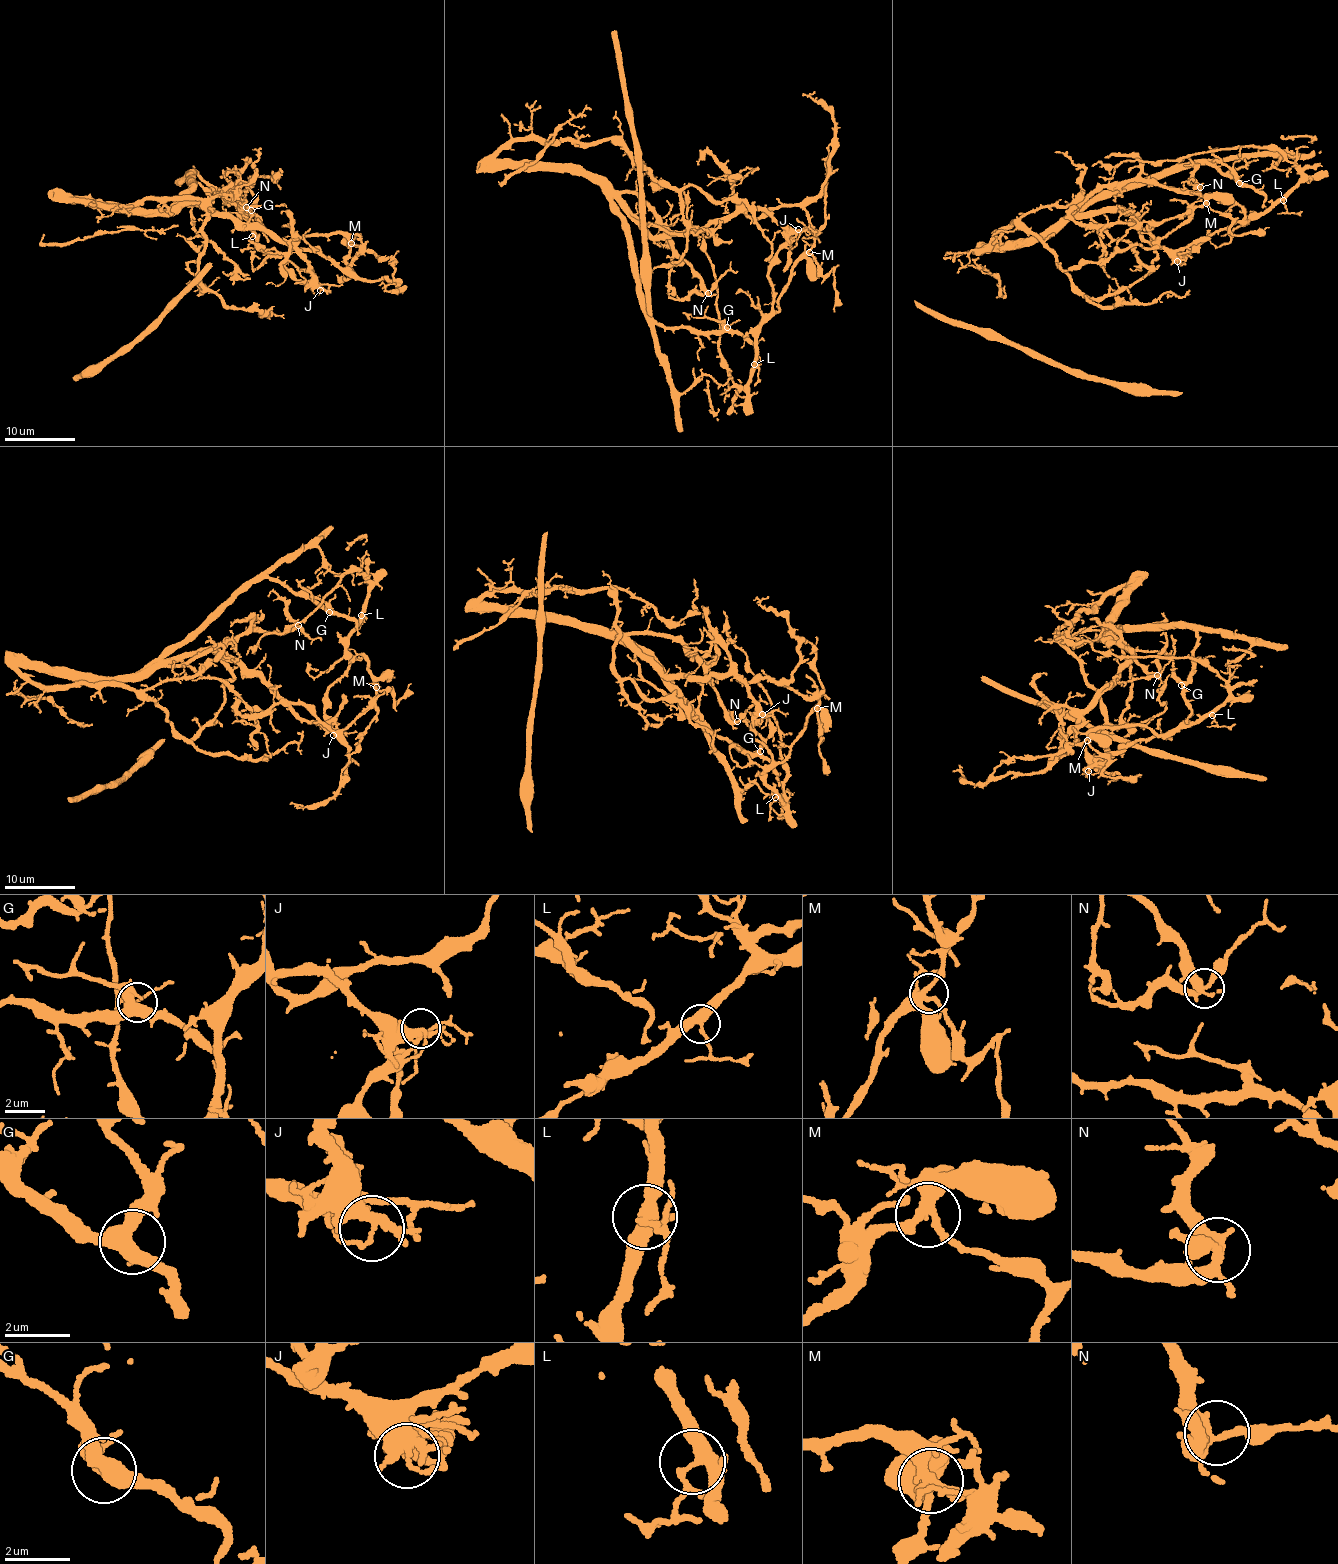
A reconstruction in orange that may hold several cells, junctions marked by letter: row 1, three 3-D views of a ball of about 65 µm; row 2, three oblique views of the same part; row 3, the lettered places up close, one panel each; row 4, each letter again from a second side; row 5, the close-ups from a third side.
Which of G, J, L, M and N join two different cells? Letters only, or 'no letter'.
J

